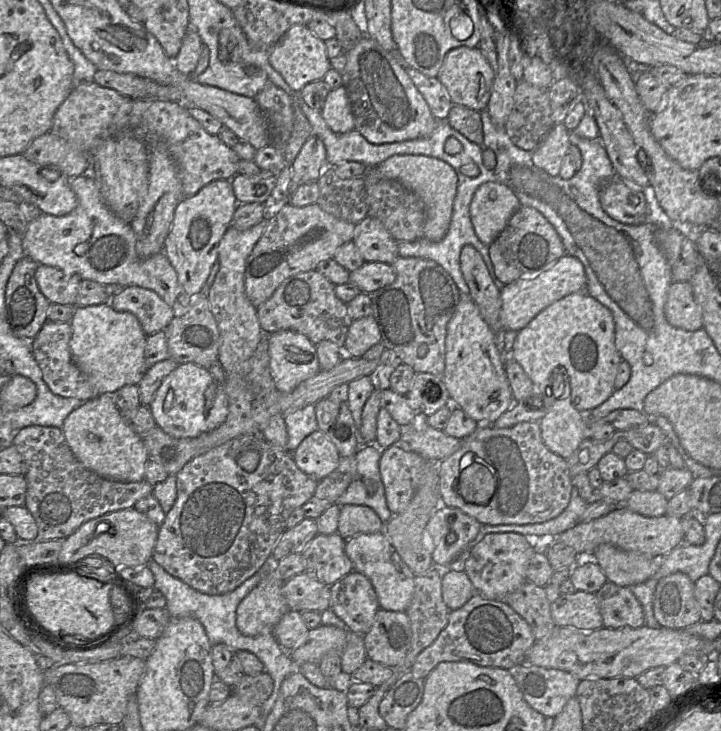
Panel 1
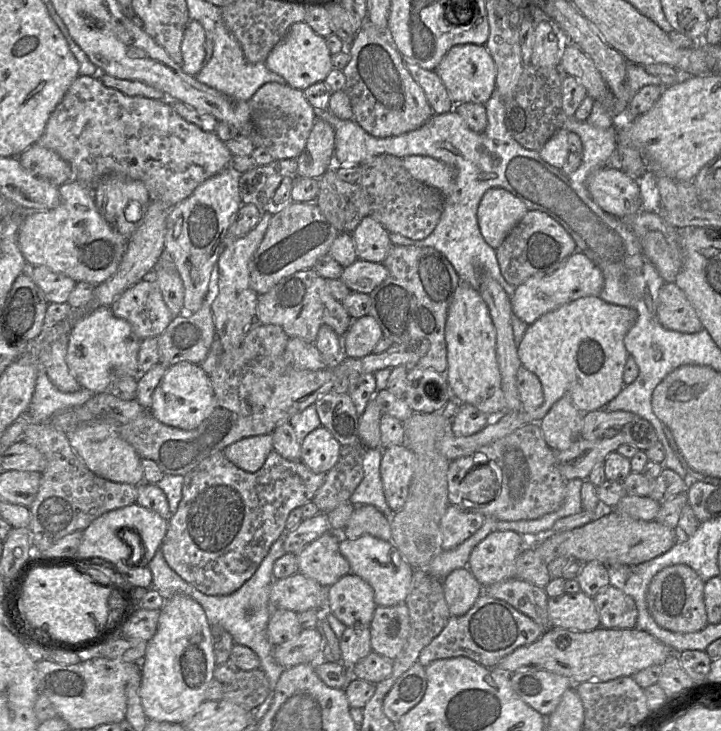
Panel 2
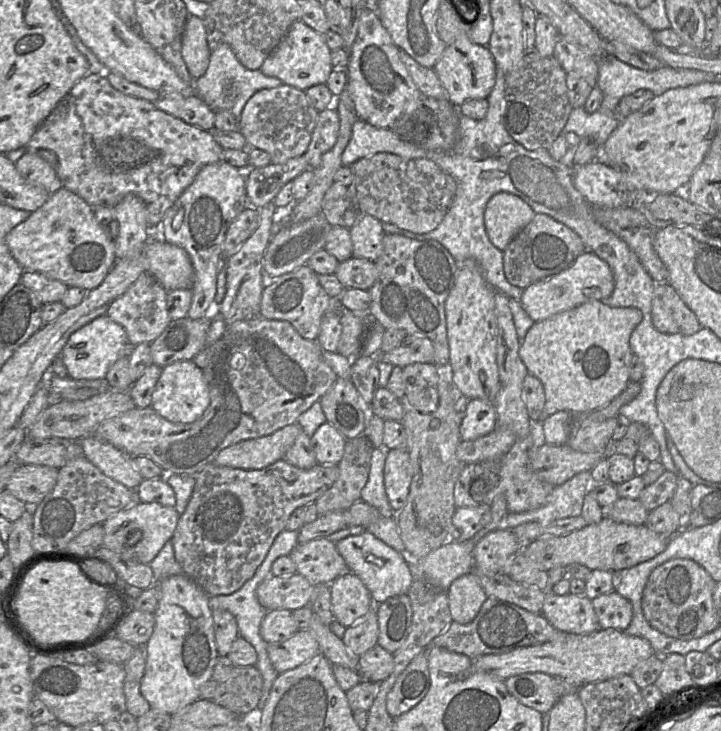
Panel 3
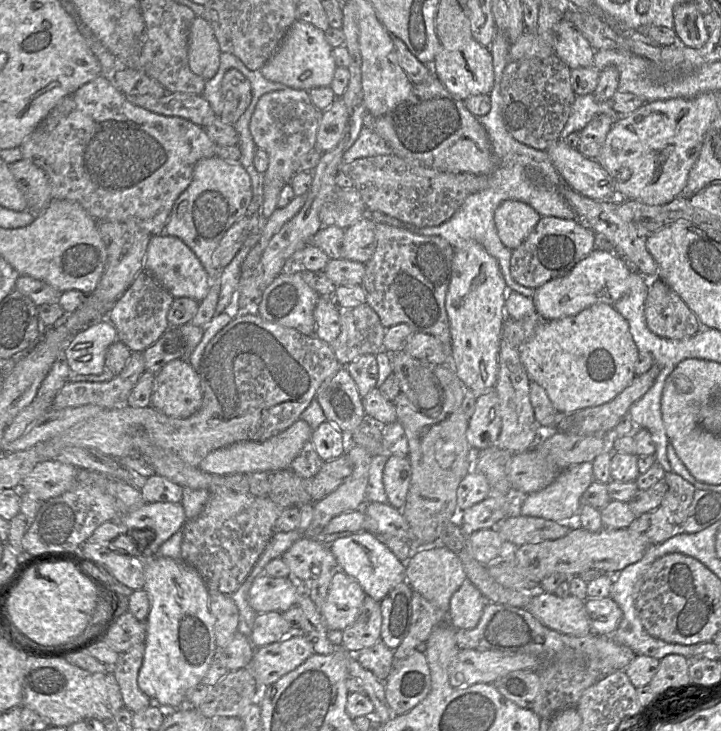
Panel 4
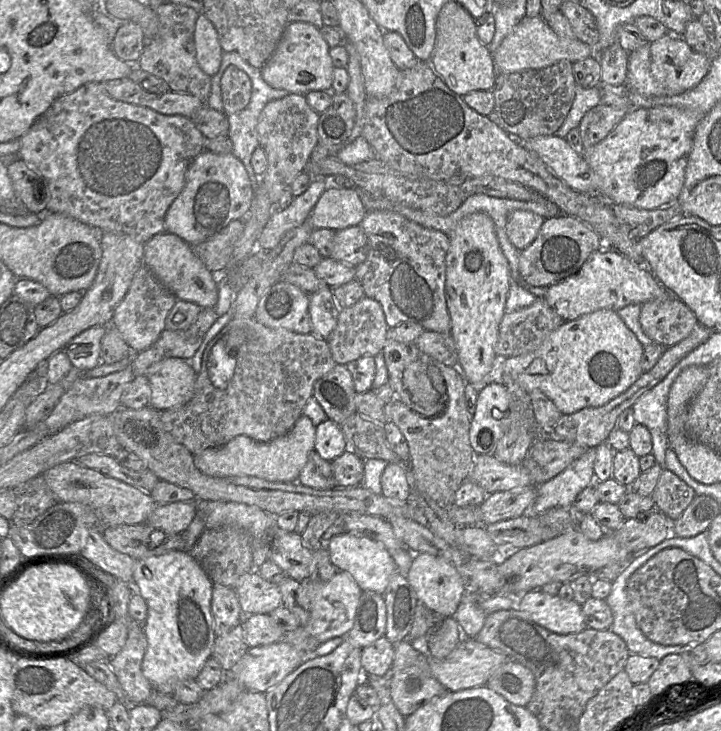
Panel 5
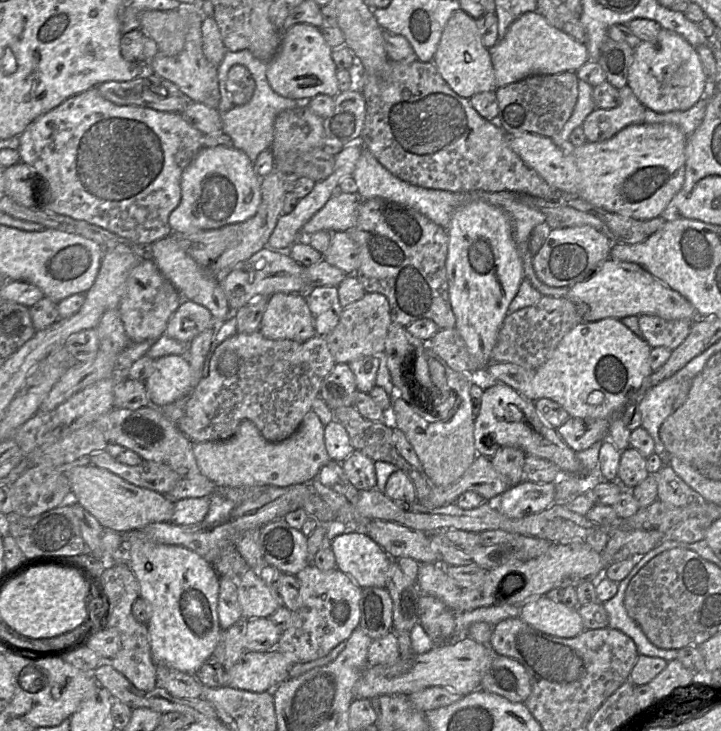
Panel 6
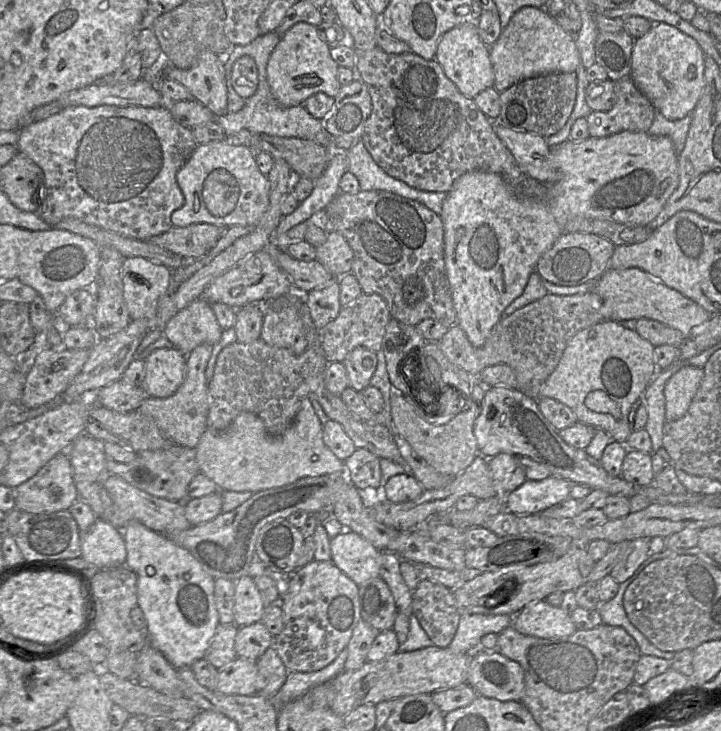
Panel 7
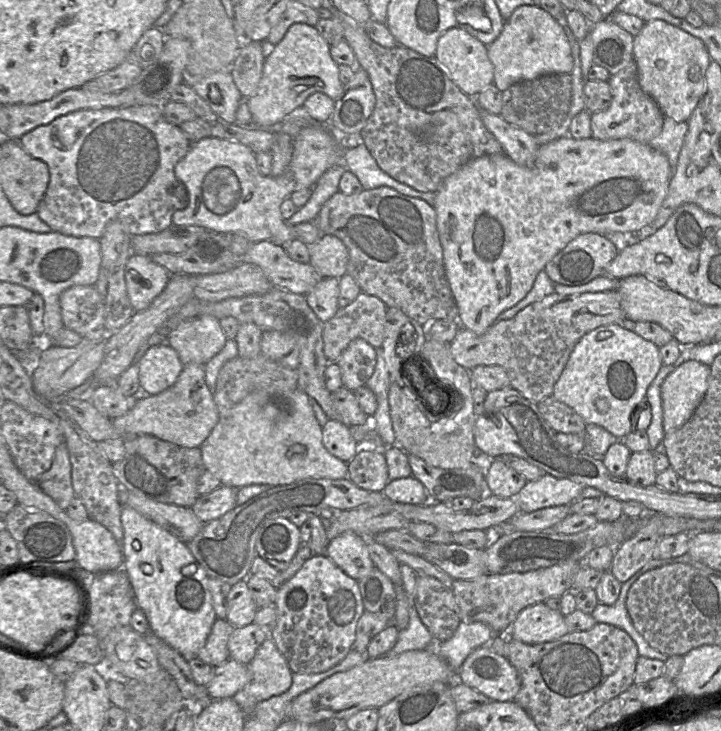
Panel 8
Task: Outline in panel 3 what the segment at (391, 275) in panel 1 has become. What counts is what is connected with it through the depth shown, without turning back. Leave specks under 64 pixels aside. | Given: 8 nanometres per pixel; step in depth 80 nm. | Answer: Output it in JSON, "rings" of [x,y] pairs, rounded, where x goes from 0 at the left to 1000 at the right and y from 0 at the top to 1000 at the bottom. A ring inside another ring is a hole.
{"rings":[[[490,350],[470,358],[463,375],[480,395],[495,394],[510,398],[524,379],[524,368],[520,358]]]}

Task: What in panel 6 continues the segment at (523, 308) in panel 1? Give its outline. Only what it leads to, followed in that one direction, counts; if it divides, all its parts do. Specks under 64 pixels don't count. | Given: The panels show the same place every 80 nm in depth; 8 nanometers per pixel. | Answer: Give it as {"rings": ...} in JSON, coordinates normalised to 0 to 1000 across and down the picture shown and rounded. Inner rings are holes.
{"rings":[[[847,353],[839,356],[814,383],[791,391],[785,408],[799,417],[811,440],[829,439],[842,434],[863,436],[892,430],[926,438],[967,435],[963,419],[951,408],[904,378],[892,365]]]}

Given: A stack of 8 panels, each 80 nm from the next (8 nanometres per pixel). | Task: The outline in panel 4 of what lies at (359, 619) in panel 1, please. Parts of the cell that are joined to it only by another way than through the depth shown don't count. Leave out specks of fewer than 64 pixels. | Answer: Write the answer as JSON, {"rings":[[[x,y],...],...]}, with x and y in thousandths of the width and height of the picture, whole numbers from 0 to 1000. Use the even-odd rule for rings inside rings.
{"rings":[[[466,780],[444,840],[455,862],[479,862],[494,847],[508,813],[494,792]]]}

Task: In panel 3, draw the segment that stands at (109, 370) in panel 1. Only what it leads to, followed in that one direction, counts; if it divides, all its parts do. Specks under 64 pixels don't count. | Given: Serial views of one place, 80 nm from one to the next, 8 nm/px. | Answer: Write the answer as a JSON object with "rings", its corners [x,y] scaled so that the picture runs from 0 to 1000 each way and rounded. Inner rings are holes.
{"rings":[[[144,430],[97,458],[85,480],[83,492],[100,518],[144,518],[153,501],[168,488],[179,488],[184,475],[173,450]]]}

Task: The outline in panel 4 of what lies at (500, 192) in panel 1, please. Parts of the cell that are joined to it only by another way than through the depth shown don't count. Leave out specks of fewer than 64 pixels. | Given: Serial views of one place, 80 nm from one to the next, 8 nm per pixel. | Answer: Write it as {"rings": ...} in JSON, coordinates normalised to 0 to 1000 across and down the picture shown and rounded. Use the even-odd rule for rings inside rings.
{"rings":[[[700,274],[687,287],[685,304],[698,335],[716,341],[739,316],[748,294],[734,280],[717,274]]]}

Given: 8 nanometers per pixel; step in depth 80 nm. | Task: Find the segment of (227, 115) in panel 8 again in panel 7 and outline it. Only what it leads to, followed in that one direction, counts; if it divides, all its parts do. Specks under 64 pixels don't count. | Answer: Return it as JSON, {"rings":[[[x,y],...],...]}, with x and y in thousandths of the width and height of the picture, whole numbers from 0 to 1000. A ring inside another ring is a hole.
{"rings":[[[280,68],[261,94],[232,90],[226,105],[257,118],[266,135],[287,146],[298,160],[316,155],[312,75]]]}

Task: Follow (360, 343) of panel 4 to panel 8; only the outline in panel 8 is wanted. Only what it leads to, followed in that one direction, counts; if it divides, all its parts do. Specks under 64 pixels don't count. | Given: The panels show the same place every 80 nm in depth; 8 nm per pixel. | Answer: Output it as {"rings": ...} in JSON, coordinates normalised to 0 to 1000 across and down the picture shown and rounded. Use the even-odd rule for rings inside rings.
{"rings":[[[499,399],[484,417],[472,420],[466,430],[448,443],[449,484],[455,494],[465,495],[484,469],[497,462],[505,464],[519,476],[530,475],[537,423],[528,409],[506,399]]]}

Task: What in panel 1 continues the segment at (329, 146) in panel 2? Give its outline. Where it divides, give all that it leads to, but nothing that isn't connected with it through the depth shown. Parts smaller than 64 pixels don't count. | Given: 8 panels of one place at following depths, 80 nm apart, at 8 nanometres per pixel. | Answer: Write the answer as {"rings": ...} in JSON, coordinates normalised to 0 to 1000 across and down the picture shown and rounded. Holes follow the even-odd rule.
{"rings":[[[431,183],[404,223],[401,267],[417,252],[438,249],[454,226],[448,194]]]}

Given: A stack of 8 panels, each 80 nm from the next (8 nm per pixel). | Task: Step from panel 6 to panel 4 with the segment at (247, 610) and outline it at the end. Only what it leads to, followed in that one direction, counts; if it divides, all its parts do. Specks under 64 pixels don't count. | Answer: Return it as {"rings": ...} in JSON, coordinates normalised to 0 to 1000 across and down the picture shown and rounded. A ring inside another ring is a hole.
{"rings":[[[362,785],[345,808],[345,828],[356,839],[395,837],[412,825],[413,798],[405,791],[379,791]]]}

